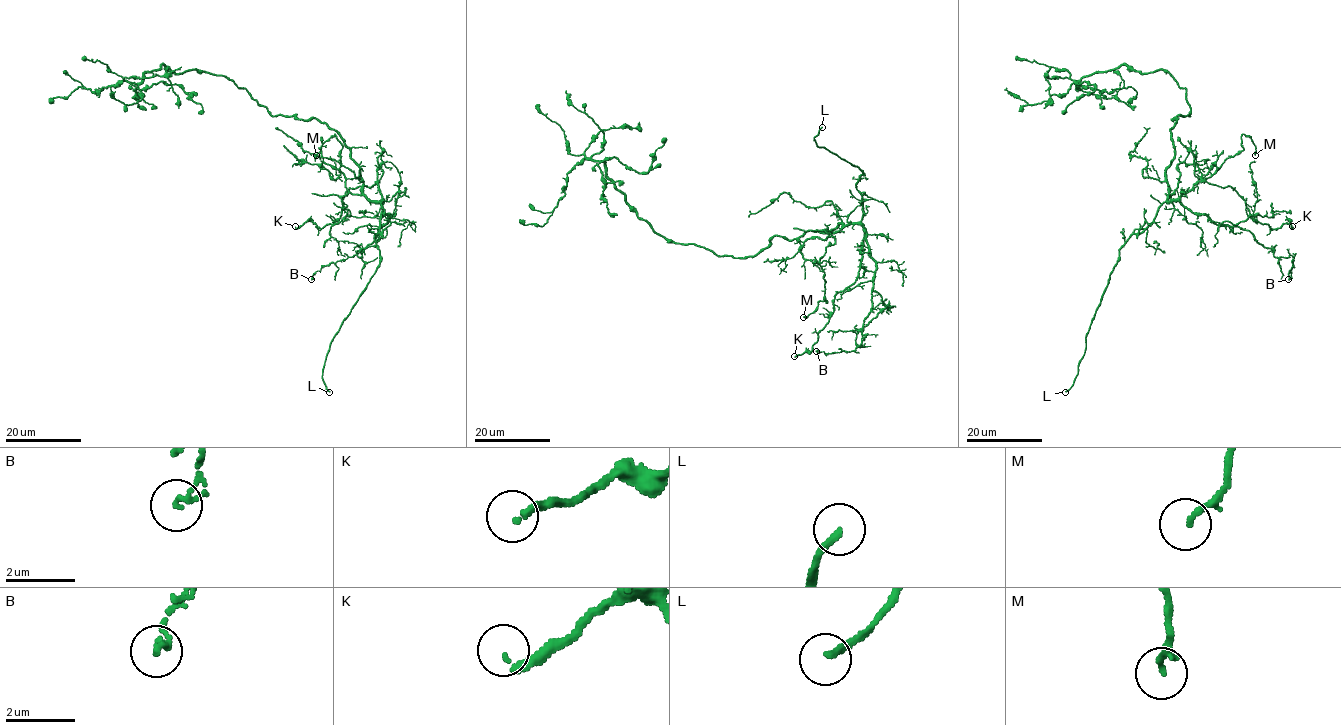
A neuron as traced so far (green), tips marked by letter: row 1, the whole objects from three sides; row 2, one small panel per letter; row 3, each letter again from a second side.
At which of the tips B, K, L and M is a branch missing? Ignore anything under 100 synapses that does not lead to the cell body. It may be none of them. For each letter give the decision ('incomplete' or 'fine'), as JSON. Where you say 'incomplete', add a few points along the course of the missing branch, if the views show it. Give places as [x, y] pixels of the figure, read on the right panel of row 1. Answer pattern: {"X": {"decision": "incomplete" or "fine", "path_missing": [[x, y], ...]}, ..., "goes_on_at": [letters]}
{"B": {"decision": "fine"}, "K": {"decision": "fine"}, "L": {"decision": "incomplete", "path_missing": [[1065, 392], [1048, 407], [1041, 407], [1031, 394], [1024, 353], [1027, 314], [1009, 288]]}, "M": {"decision": "fine"}, "goes_on_at": ["L"]}

